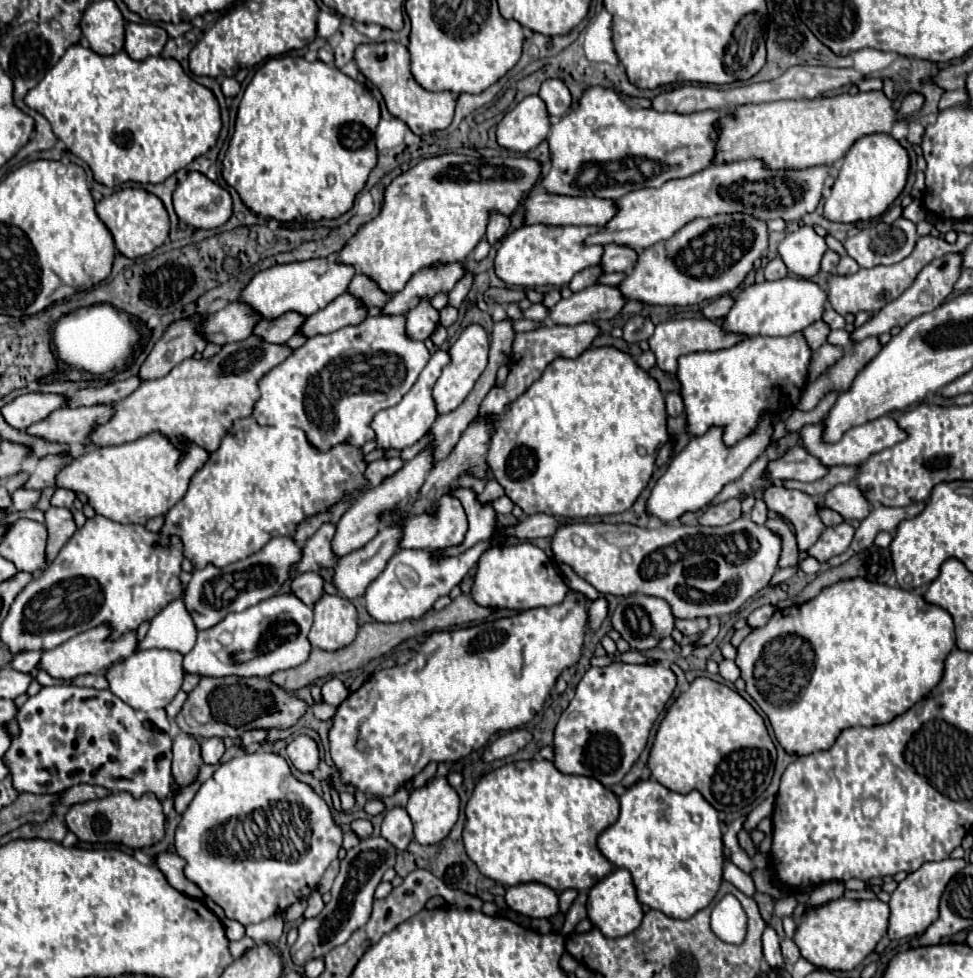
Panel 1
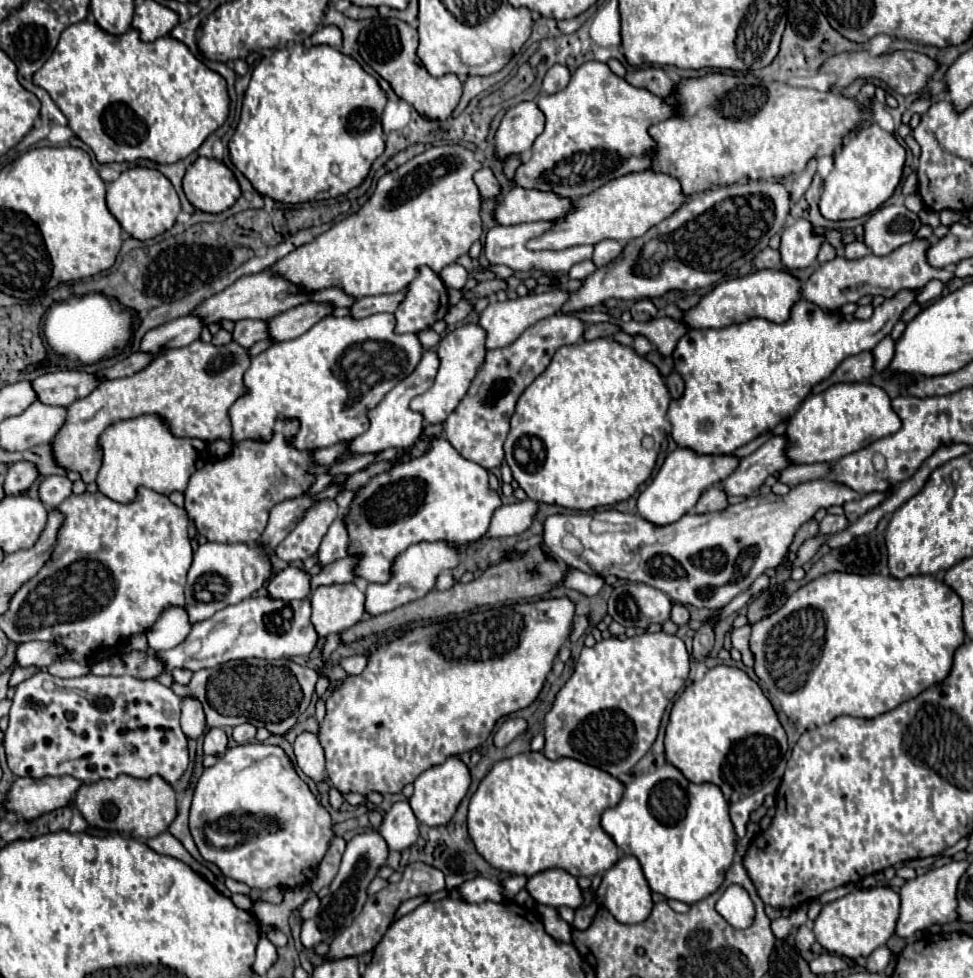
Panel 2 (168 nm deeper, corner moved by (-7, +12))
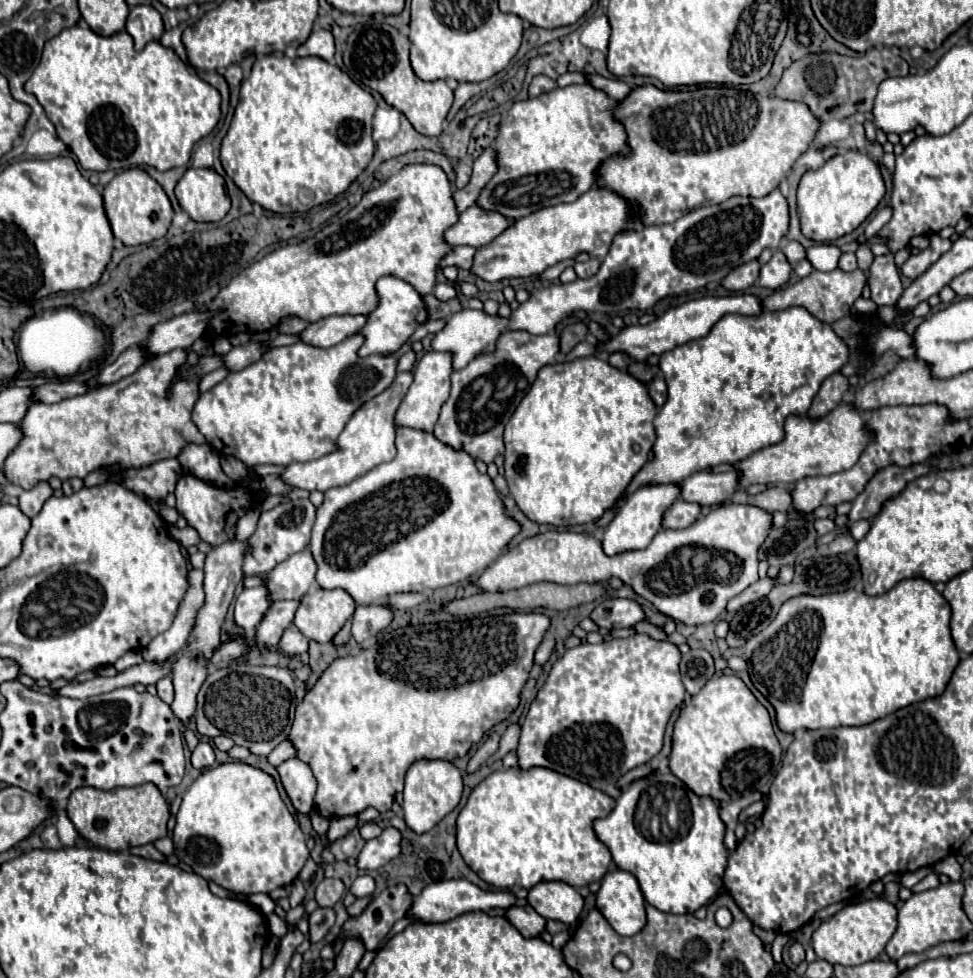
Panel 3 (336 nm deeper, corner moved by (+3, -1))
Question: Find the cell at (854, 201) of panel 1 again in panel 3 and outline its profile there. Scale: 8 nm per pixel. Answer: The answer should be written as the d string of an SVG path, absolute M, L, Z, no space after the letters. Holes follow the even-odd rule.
M841 152L829 158L821 168L807 170L797 188L797 206L801 218L801 232L815 242L831 242L853 232L881 202L885 184L879 164L865 152Z

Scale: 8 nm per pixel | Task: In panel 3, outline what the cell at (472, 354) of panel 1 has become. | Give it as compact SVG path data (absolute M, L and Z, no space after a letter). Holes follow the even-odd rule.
M427 352L417 362L417 366L413 370L413 382L411 382L411 388L407 390L405 398L401 400L401 404L395 412L395 424L433 432L433 426L439 420L439 410L441 410L441 406L447 400L449 390L451 390L451 382L449 382L451 372L453 372L451 370L451 354L447 354L447 352Z

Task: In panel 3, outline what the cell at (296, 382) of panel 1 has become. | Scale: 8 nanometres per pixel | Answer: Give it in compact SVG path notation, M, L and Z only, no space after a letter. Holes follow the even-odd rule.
M351 336L331 348L313 348L303 342L273 348L265 352L255 364L249 364L245 370L227 374L227 378L215 384L209 392L201 394L193 408L193 422L199 432L205 436L207 444L225 456L241 460L245 466L257 464L277 464L287 466L291 462L315 460L337 448L337 436L345 428L351 414L373 396L381 394L391 386L397 374L397 358L411 350L411 340L391 356L367 356L359 358L357 350L361 346L361 336Z

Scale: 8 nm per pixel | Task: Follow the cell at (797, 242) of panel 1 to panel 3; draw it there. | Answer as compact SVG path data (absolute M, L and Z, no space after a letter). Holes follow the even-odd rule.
M777 250L777 252L773 252L771 260L765 266L761 266L759 286L775 290L775 288L783 286L789 280L789 276L791 276L791 264L785 260L783 252Z

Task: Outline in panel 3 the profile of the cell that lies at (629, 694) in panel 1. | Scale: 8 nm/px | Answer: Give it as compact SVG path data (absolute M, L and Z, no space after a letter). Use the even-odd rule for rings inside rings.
M649 634L613 638L601 644L583 642L577 648L565 650L551 666L545 684L539 688L523 720L517 744L519 768L529 770L533 766L543 766L605 792L607 786L615 784L635 766L649 762L663 748L667 722L685 698L679 662L681 652L675 644L655 640Z

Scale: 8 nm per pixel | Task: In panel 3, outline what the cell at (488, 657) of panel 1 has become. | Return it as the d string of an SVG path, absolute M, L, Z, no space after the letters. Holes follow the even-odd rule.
M513 612L513 614L503 614L503 616L485 616L485 618L405 626L405 628L397 628L397 630L389 632L377 644L373 644L369 648L363 648L357 656L345 656L345 658L333 660L327 666L327 670L323 670L323 674L319 676L315 686L311 690L307 690L303 700L297 704L295 724L293 724L293 728L287 736L287 740L291 740L291 744L297 752L297 758L303 760L305 764L309 764L309 768L313 770L313 774L317 778L317 794L313 798L315 812L321 814L327 820L339 818L339 816L353 816L353 814L359 814L361 810L365 810L369 806L377 808L379 812L387 812L391 808L391 802L393 802L395 794L403 790L405 772L415 760L421 760L421 758L435 760L435 758L439 758L439 760L451 762L455 758L465 756L469 752L469 748L473 744L477 744L487 730L491 730L501 720L509 718L509 714L517 708L519 692L529 678L529 670L533 668L535 648L541 644L547 628L549 628L549 618L545 614L533 614L533 612L529 612L529 614Z

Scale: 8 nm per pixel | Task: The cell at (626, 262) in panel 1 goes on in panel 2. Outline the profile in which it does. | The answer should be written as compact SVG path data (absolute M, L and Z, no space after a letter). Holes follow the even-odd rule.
M605 239L595 245L593 263L597 267L605 267L605 263L611 263L613 259L617 259L617 255L621 255L621 251L623 251L621 243L613 243L613 239Z

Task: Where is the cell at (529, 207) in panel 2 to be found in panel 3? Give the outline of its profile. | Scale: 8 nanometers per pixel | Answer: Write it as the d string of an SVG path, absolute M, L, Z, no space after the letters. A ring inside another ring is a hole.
M471 206L459 214L457 224L447 228L443 234L445 242L451 246L483 246L489 244L503 228L507 228L511 220L499 216L497 212L487 212L479 206Z

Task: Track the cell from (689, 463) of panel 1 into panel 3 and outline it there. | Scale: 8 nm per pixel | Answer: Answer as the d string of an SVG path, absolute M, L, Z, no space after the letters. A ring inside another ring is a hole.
M675 482L639 488L635 494L631 494L631 496L627 498L627 502L623 504L623 508L619 508L617 516L615 516L615 518L611 520L611 524L605 528L605 534L603 534L603 538L601 538L603 552L605 552L607 556L617 556L617 554L623 554L623 552L647 548L649 542L653 540L653 536L661 530L663 512L665 512L675 500L679 500L679 484L675 484Z

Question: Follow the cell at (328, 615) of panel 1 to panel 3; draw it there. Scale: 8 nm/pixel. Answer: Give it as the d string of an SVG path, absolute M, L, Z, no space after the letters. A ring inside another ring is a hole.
M311 588L301 598L293 624L311 640L329 642L353 616L355 600L341 588Z

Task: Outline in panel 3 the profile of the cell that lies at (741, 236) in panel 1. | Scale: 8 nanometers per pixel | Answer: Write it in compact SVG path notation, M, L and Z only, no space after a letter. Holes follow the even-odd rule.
M775 188L771 194L763 198L741 198L733 196L727 202L703 206L687 212L687 216L681 216L673 224L661 224L661 226L647 226L647 228L635 228L625 234L617 234L611 242L611 248L601 262L601 268L591 278L577 278L571 284L553 284L547 288L533 290L527 298L527 302L519 304L517 310L511 310L509 314L509 328L511 330L527 330L531 334L547 334L559 324L563 318L567 318L575 310L587 310L587 312L623 312L623 310L647 310L655 302L663 300L671 294L683 294L697 288L703 288L707 282L725 278L733 268L755 260L763 248L777 250L781 238L787 234L789 228L789 206L785 196Z

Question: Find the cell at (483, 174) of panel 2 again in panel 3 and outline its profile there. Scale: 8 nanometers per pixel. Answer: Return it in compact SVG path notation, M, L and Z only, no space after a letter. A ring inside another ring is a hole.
M457 162L453 170L455 170L455 186L457 186L457 188L463 188L463 186L469 182L471 166L469 166L469 164L463 164L463 162Z

